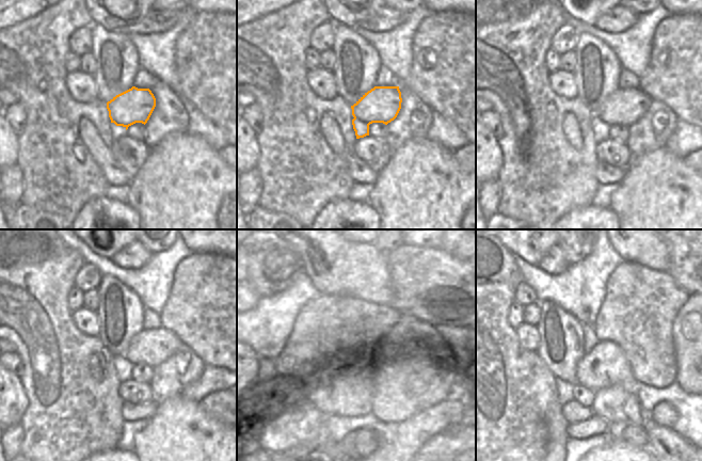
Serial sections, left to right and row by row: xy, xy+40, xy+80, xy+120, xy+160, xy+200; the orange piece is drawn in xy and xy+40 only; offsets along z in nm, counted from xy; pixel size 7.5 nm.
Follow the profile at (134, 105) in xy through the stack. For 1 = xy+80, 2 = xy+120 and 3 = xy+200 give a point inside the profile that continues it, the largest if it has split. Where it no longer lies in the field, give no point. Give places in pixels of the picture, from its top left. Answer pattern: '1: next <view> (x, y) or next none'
1: next xy+80 (625, 106)
2: next xy+120 (152, 347)
3: next xy+200 (606, 365)

